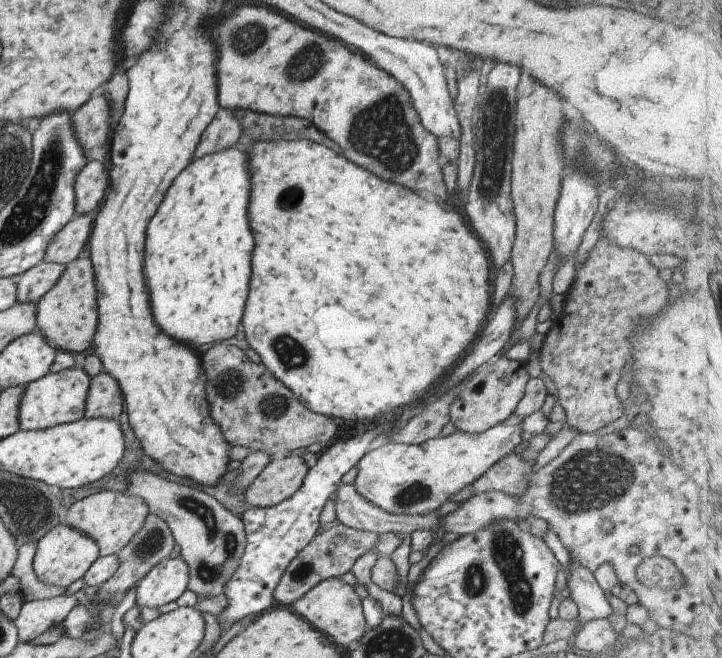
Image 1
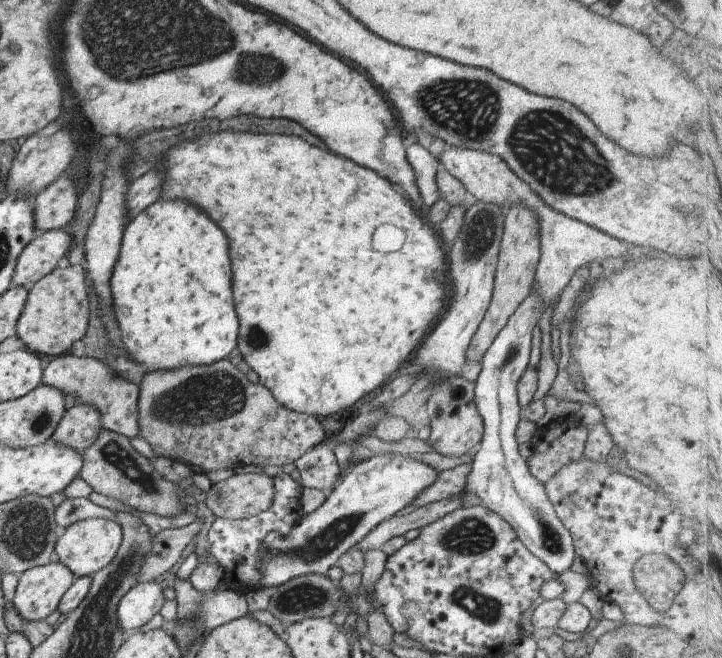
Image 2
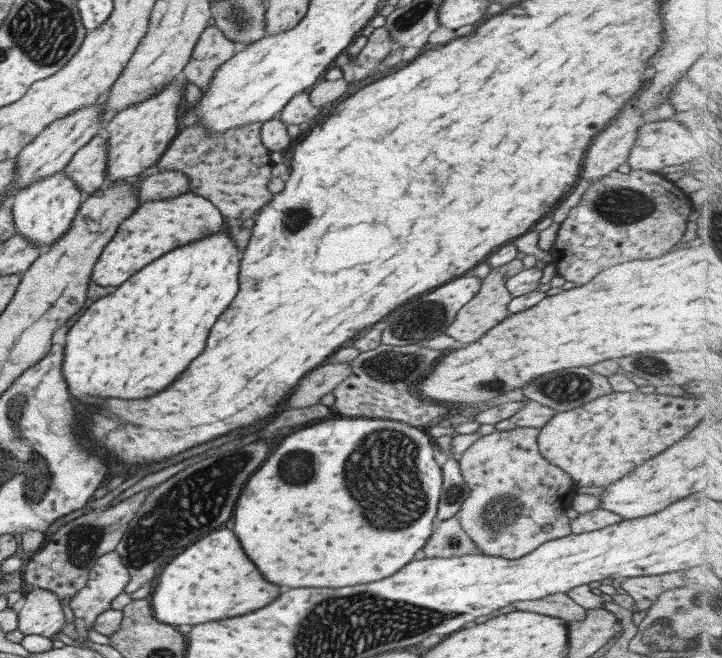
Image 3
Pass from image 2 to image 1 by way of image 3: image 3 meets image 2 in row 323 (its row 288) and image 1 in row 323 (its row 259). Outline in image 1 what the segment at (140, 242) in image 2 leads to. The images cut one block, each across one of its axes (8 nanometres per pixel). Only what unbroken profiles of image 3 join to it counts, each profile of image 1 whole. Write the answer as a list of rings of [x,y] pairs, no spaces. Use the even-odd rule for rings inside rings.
[[[226,148],[196,158],[170,186],[156,216],[150,220],[144,242],[144,266],[150,288],[152,310],[158,326],[176,340],[202,346],[224,343],[234,338],[242,320],[248,282],[252,276],[254,234],[248,220],[248,202],[252,192],[250,156],[242,148]]]

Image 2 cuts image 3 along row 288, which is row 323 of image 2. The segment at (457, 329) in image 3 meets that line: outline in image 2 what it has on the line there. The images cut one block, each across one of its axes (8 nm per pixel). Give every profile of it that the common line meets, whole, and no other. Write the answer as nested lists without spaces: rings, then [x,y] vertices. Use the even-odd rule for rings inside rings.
[[[514,204],[510,208],[506,208],[503,220],[503,235],[494,275],[493,293],[486,314],[466,349],[466,362],[481,362],[486,351],[497,339],[498,333],[506,326],[510,316],[529,295],[540,255],[537,213],[529,211],[523,205]]]

